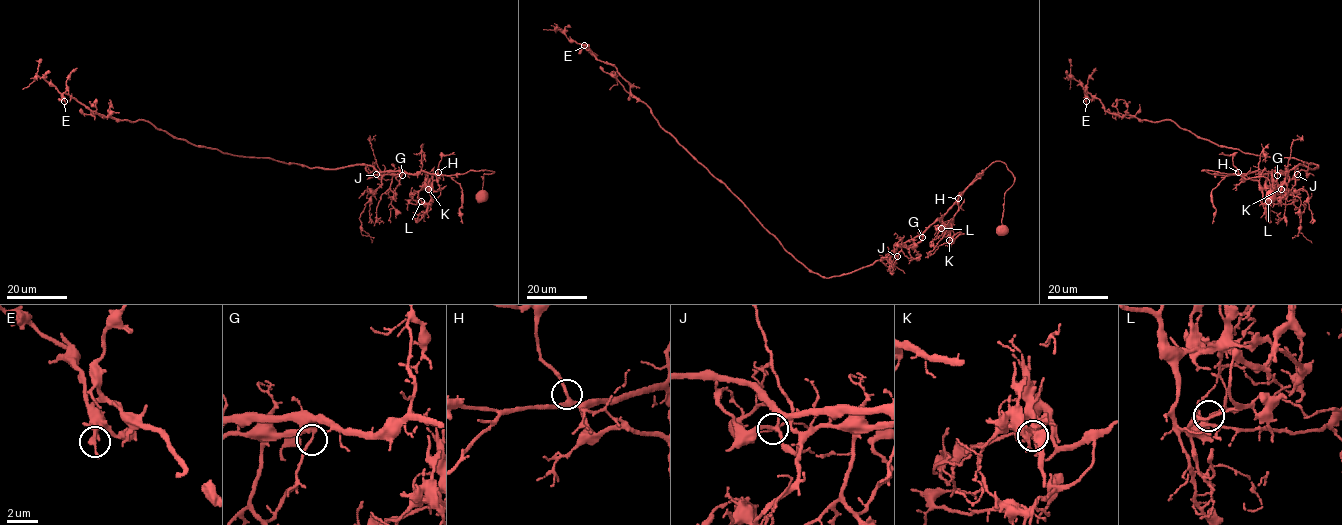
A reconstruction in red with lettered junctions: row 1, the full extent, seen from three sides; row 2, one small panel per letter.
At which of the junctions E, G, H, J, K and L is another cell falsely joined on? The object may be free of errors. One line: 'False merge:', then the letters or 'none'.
False merge: L

